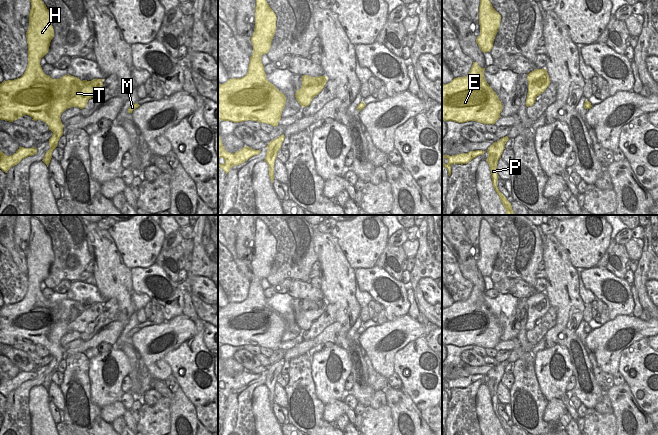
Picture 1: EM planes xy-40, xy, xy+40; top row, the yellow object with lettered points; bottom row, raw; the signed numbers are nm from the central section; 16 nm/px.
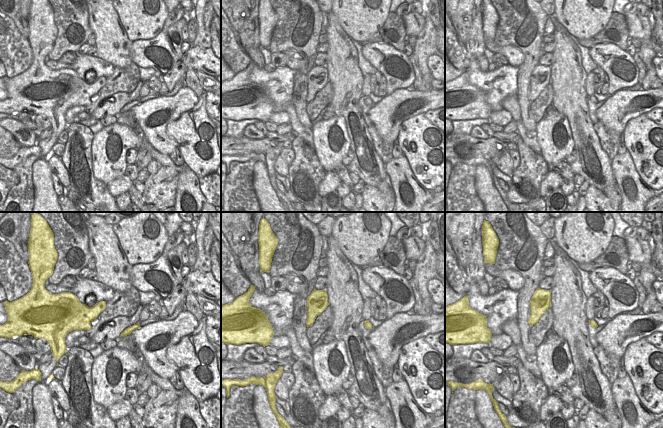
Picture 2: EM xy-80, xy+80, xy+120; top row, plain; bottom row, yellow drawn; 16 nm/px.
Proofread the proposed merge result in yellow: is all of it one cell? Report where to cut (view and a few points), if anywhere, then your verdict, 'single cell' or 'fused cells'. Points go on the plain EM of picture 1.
xy-40 (52, 360), (59, 362) | fused cells

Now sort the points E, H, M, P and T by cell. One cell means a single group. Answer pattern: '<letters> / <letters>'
E H M T / P

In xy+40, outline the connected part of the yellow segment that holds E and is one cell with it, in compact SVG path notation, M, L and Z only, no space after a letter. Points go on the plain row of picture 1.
M473 286L469 298L442 309L442 344L492 348L501 341L503 329L484 300L485 292Z

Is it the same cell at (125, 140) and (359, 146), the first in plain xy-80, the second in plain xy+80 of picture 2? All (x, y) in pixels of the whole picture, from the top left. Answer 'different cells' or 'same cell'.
different cells

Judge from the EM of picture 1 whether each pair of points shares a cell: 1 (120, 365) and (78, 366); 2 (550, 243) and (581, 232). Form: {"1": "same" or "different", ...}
{"1": "different", "2": "different"}

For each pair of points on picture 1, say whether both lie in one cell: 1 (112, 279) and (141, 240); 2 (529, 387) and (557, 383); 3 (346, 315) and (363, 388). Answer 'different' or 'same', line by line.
1: different
2: different
3: same

